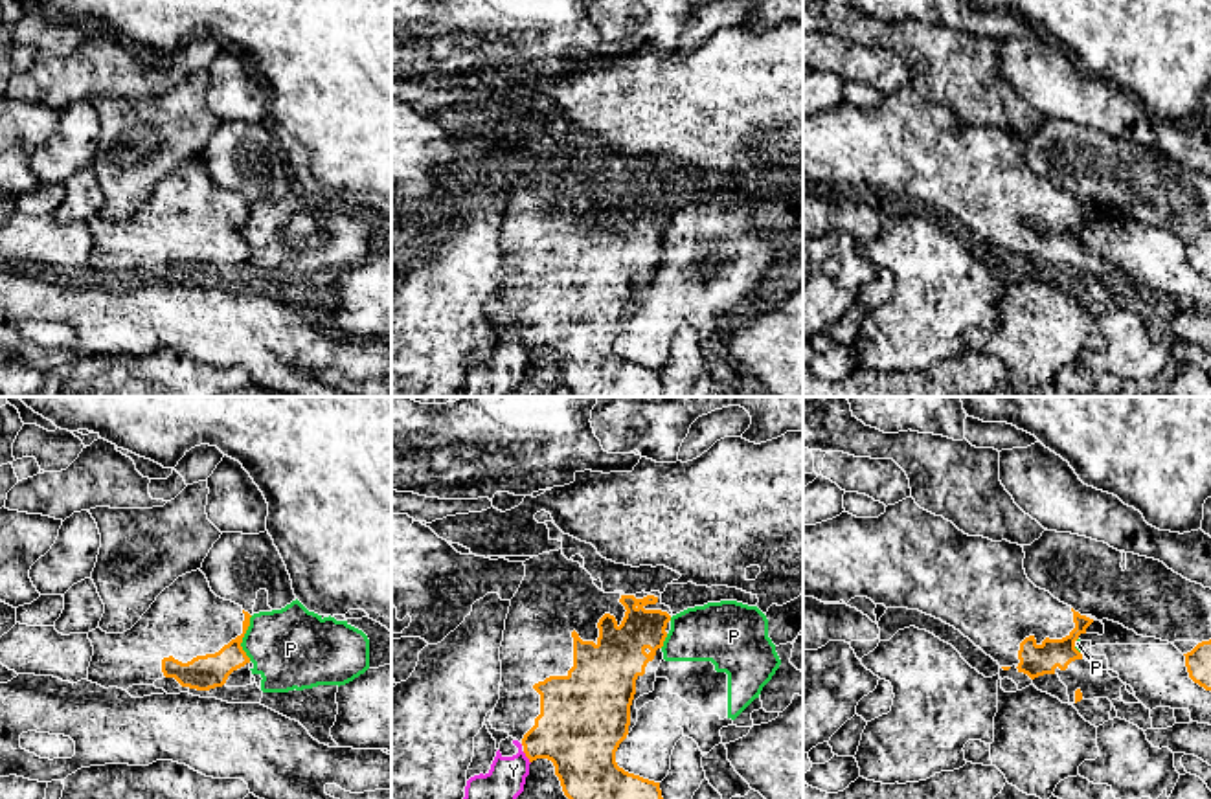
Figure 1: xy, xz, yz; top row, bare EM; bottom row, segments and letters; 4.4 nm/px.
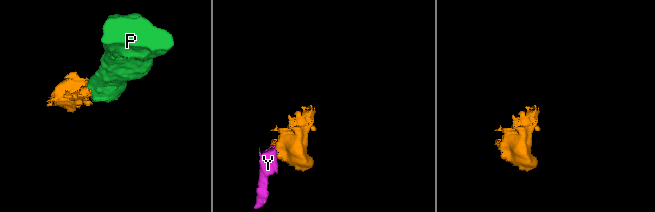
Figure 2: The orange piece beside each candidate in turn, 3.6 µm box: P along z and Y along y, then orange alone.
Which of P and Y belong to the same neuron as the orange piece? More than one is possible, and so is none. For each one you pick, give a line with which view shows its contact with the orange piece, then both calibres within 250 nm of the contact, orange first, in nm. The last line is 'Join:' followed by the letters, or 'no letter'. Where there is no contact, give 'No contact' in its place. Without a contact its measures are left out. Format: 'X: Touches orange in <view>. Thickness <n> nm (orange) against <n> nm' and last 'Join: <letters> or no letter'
Join: no letter

